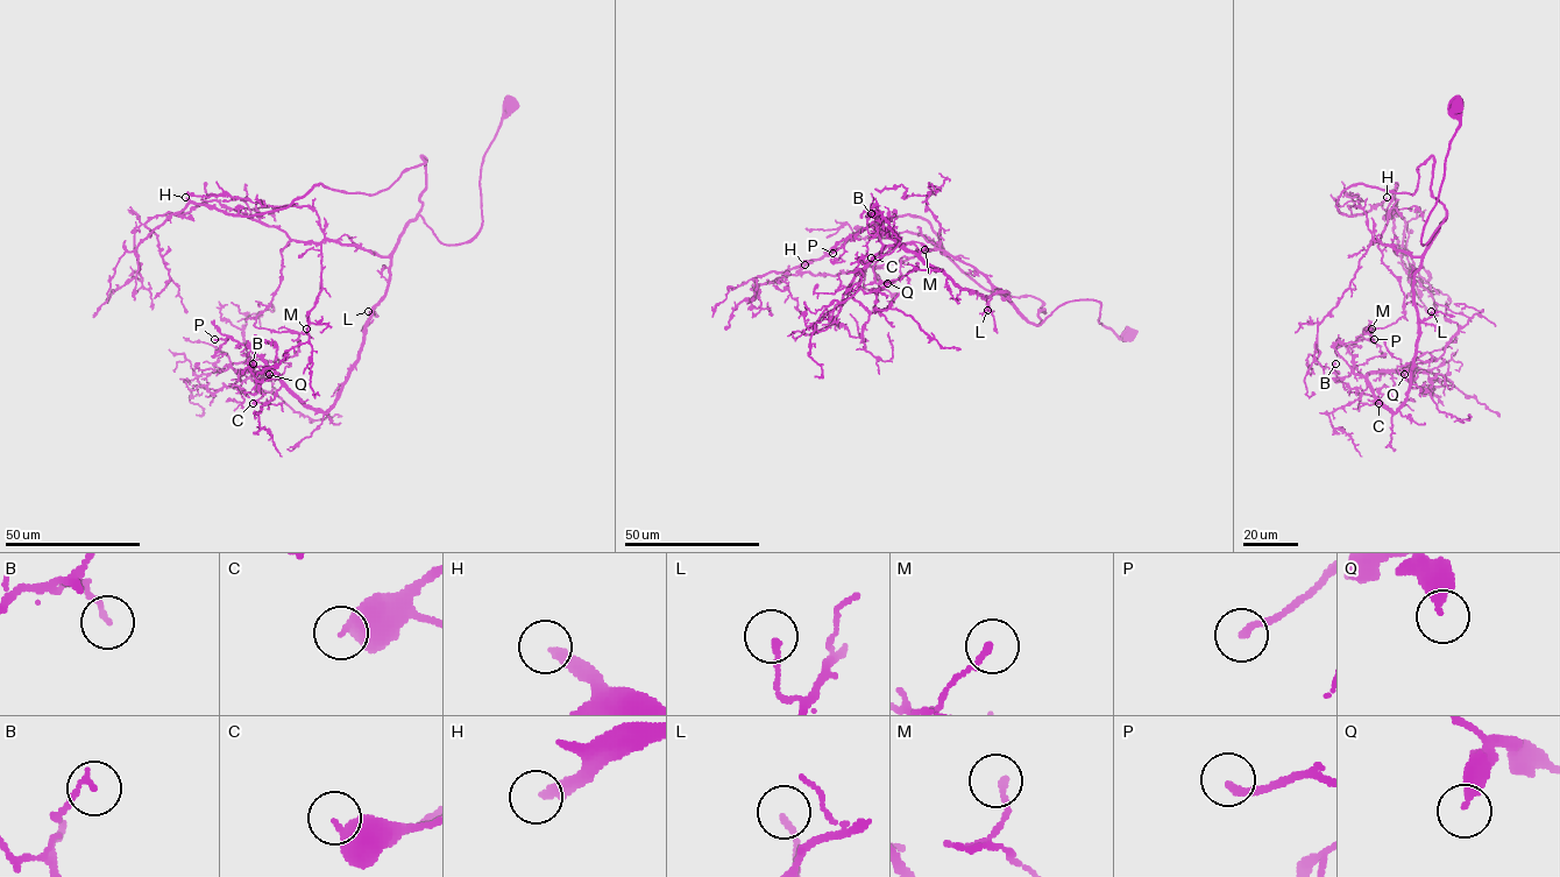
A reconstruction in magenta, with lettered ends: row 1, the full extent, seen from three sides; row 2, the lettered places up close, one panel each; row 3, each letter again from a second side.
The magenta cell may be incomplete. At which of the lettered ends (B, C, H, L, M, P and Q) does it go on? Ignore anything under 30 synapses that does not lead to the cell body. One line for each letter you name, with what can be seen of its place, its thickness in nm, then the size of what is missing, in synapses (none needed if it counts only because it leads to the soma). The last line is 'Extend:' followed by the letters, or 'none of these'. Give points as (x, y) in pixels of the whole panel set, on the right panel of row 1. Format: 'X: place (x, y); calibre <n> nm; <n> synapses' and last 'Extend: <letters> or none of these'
H: place (1387, 197); calibre 300 nm; 150 synapses
Extend: H

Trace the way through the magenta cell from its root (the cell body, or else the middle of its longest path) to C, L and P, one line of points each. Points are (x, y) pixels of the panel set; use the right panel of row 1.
C: (1455, 105), (1423, 245), (1446, 218), (1415, 273), (1406, 400), (1394, 412), (1362, 376), (1335, 381), (1378, 403)
L: (1455, 105), (1459, 127), (1423, 245), (1446, 218), (1415, 273), (1418, 319), (1427, 319), (1431, 311)
P: (1455, 105), (1423, 245), (1446, 218), (1415, 273), (1416, 351), (1395, 412), (1352, 370), (1347, 347), (1374, 339)

